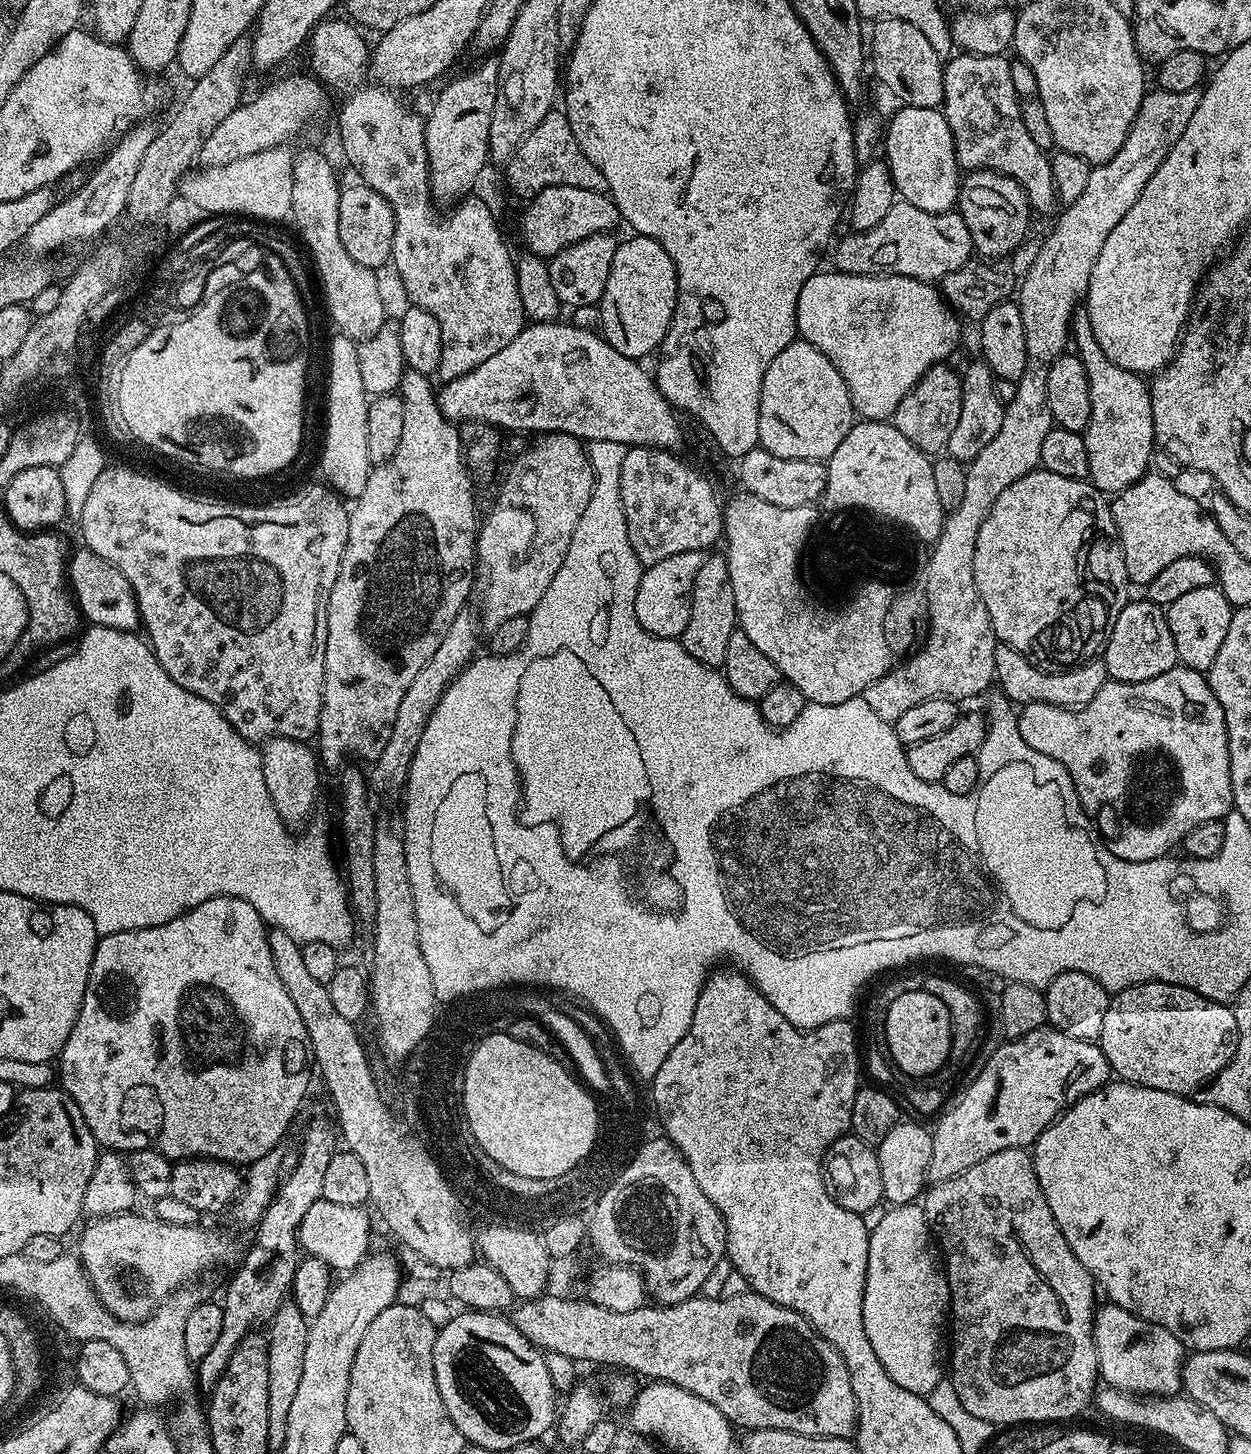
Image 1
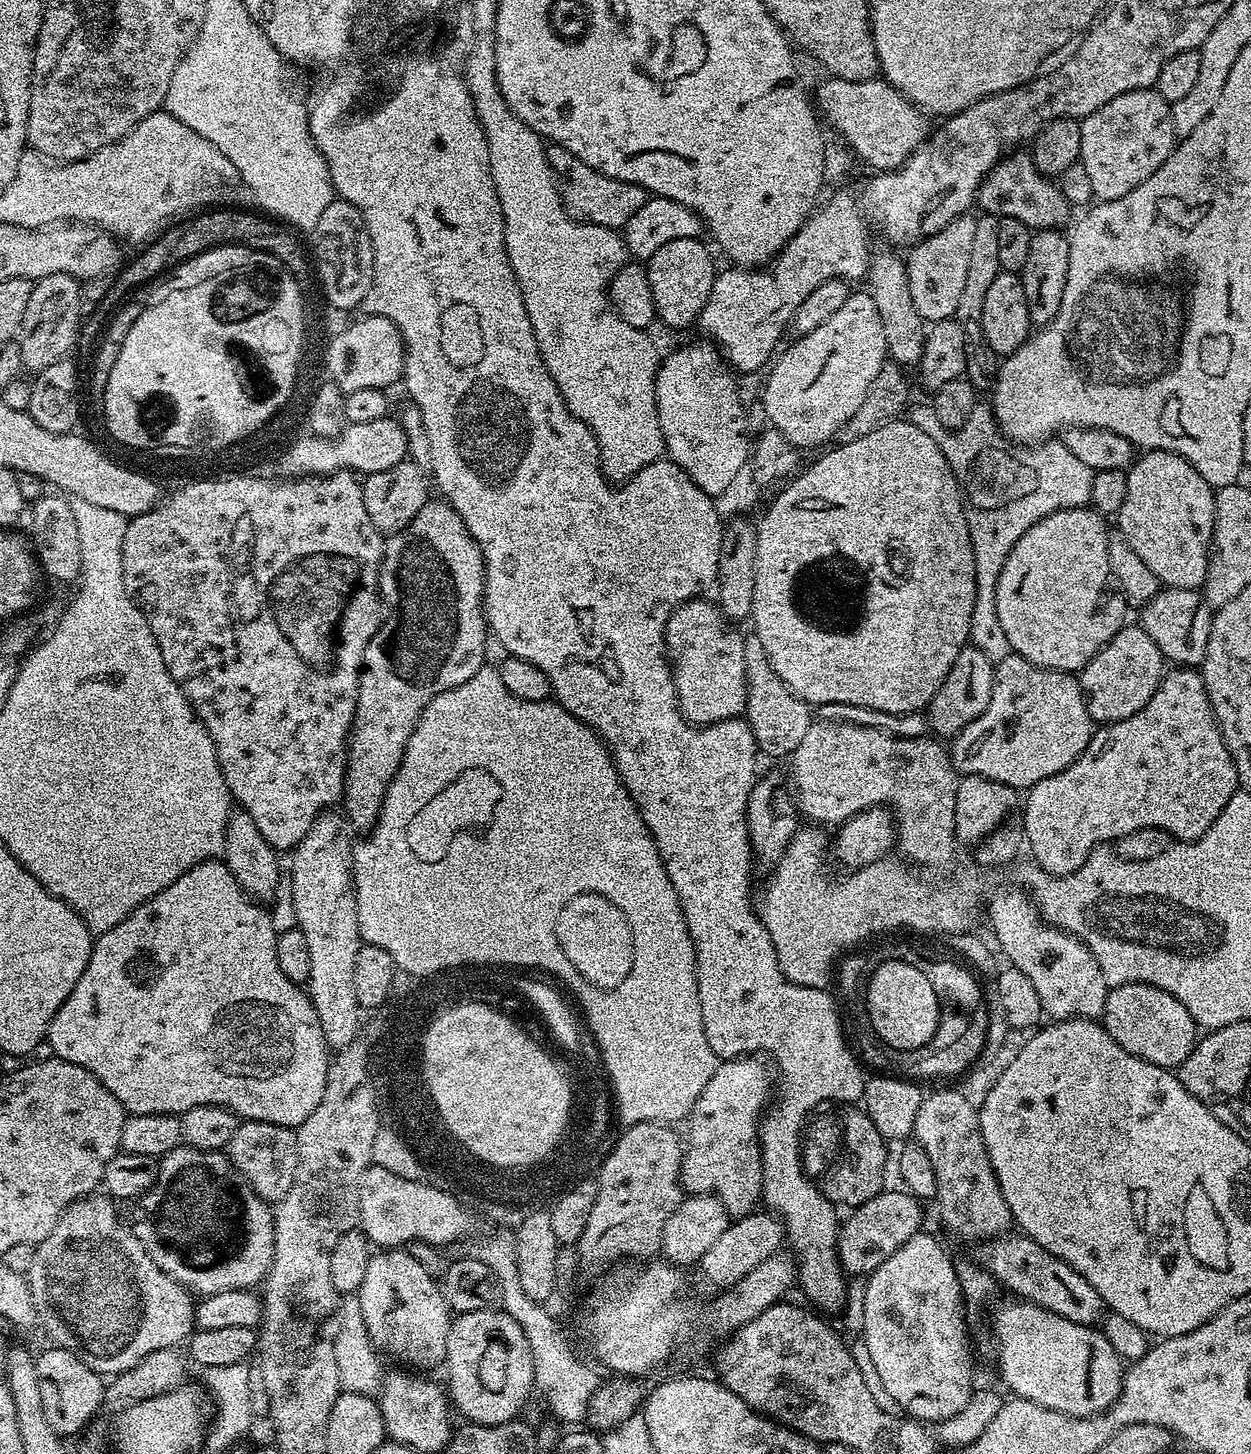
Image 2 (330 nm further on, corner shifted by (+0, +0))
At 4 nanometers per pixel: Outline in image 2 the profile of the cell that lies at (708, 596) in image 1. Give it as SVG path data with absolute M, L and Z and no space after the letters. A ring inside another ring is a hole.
M704 599L688 600L681 608L675 608L664 631L664 647L672 666L680 713L688 719L689 724L701 726L743 717L746 706L744 636L732 629L735 627L721 614L719 603Z

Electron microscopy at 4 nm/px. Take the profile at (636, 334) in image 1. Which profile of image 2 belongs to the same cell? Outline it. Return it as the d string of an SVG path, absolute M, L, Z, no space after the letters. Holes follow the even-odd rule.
M674 238L674 242L666 242L666 246L661 246L646 262L650 290L654 290L656 318L661 325L688 328L699 321L700 311L706 306L718 275L718 267L702 241L700 238Z

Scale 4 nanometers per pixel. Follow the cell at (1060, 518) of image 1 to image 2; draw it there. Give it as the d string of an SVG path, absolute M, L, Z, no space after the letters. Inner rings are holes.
M1058 508L1055 512L1048 512L1046 518L1034 522L1018 542L1014 542L1014 550L1006 558L1002 566L1002 574L998 574L998 586L996 587L996 601L998 602L998 619L1002 621L1002 630L1010 641L1013 653L1026 658L1038 668L1052 668L1055 672L1079 673L1085 668L1118 634L1125 623L1124 612L1126 605L1124 597L1110 583L1112 571L1110 570L1110 550L1108 549L1109 525L1106 526L1105 517L1101 516L1095 508ZM1084 590L1088 590L1088 622L1082 626L1082 612L1076 614L1064 614L1068 608L1084 608Z

